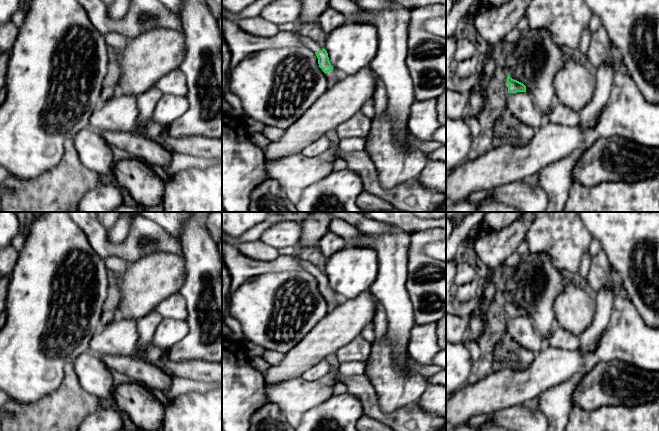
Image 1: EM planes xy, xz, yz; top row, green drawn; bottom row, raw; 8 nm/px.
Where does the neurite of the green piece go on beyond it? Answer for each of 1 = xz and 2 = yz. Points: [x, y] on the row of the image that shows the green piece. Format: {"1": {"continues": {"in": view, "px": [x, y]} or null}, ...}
{"1": {"continues": {"in": "xz", "px": [308, 42]}}, "2": {"continues": {"in": "yz", "px": [505, 84]}}}

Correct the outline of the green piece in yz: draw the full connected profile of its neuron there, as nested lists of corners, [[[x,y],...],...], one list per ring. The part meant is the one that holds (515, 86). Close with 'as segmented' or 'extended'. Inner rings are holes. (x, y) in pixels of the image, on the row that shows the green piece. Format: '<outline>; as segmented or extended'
[[[509,75],[505,78],[503,86],[506,93],[526,92],[526,86]]]; extended

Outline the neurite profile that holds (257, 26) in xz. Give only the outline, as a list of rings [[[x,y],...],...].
[[[260,16],[239,19],[237,24],[243,31],[256,37],[274,37],[281,31],[279,25],[266,21]]]

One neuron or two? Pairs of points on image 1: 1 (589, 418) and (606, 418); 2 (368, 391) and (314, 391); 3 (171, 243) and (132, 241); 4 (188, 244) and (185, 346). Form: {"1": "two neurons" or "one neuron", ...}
{"1": "one neuron", "2": "two neurons", "3": "one neuron", "4": "one neuron"}

